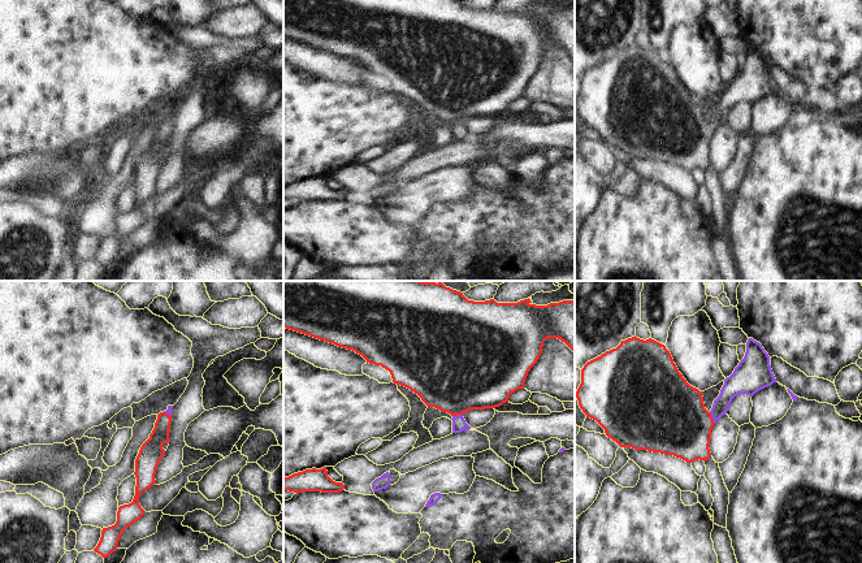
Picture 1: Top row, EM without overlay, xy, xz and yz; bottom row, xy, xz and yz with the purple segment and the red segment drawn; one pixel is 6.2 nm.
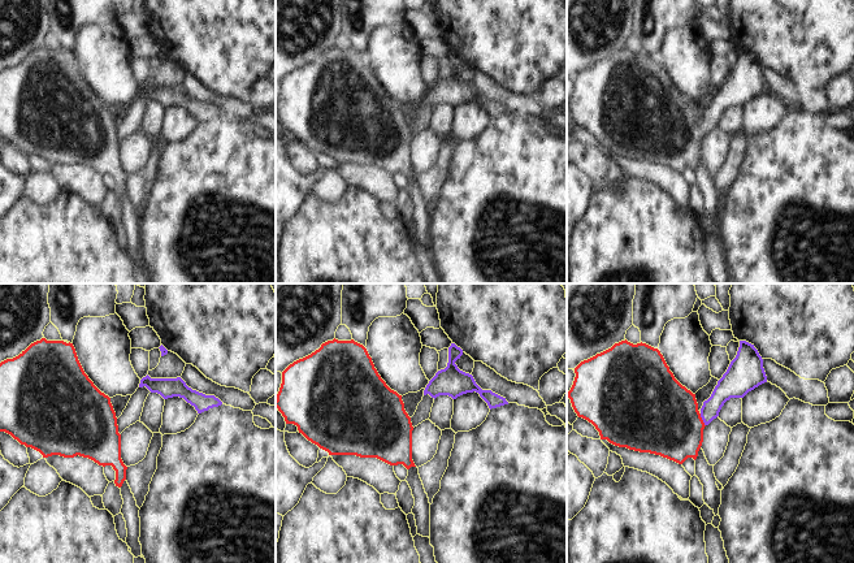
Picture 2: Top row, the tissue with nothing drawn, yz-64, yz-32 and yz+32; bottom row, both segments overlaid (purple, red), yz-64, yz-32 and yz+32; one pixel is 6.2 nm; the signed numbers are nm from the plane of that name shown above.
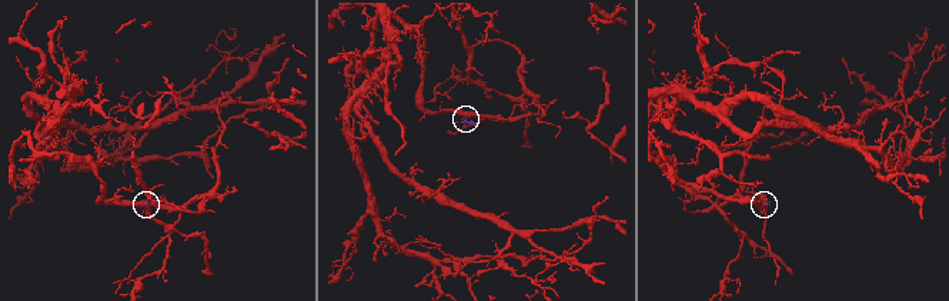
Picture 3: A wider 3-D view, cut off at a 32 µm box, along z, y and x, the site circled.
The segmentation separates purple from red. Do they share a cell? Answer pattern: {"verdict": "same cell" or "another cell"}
{"verdict": "same cell"}

